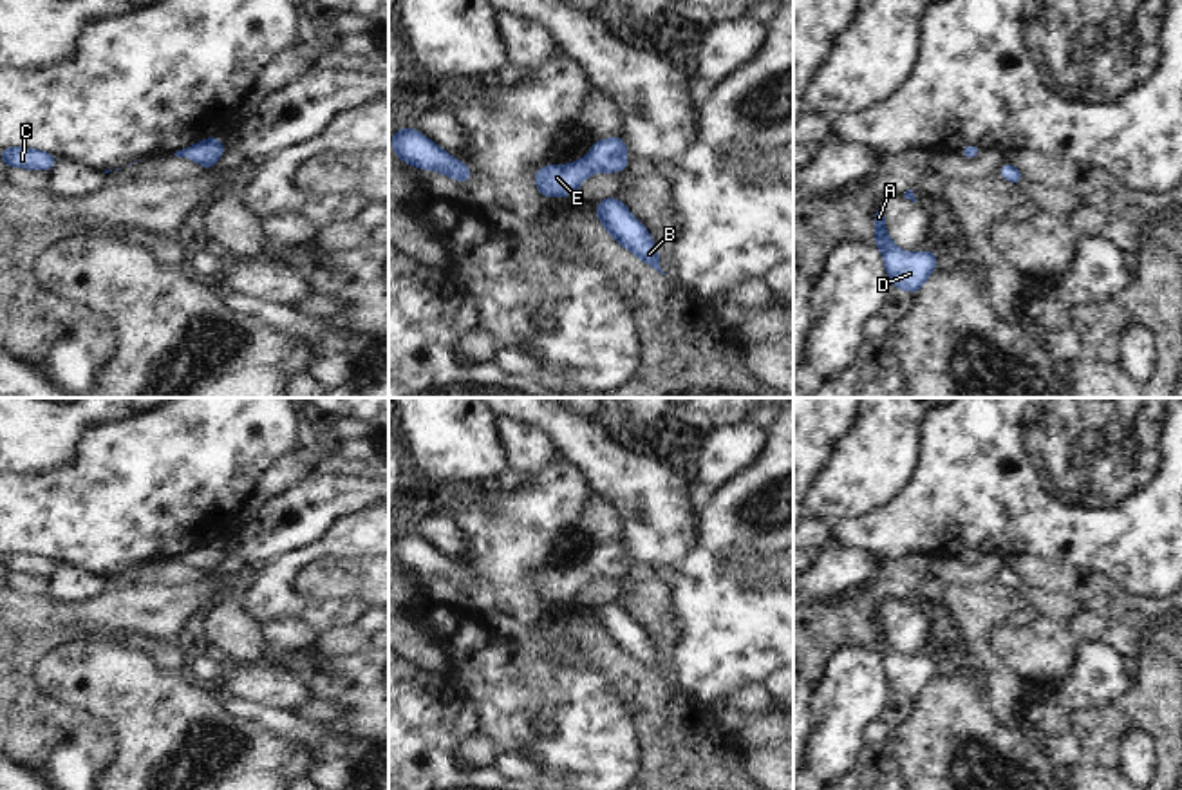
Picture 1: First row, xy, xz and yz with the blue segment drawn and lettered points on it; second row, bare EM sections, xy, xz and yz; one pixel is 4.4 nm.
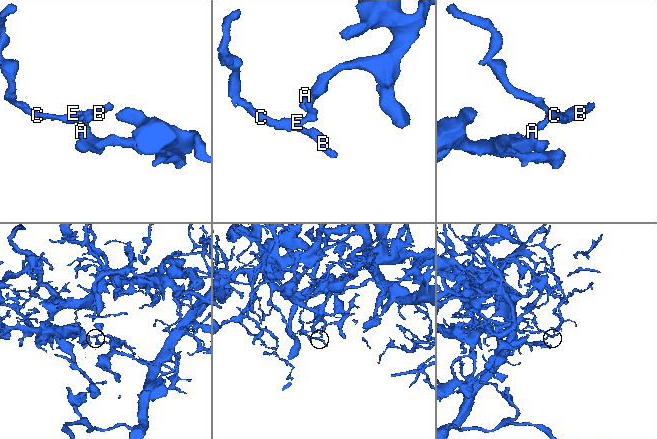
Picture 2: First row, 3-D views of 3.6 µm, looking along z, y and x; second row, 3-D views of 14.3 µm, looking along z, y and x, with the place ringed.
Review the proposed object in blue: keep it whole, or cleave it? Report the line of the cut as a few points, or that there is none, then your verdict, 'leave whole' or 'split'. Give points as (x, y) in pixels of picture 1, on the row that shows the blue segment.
no cut; leave whole

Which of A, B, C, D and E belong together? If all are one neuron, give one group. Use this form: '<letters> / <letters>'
A B C D E

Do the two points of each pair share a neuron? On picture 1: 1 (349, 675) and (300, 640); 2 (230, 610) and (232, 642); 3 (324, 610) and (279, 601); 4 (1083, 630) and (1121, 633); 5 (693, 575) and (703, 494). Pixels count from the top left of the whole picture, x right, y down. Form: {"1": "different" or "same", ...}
{"1": "different", "2": "same", "3": "same", "4": "same", "5": "different"}

